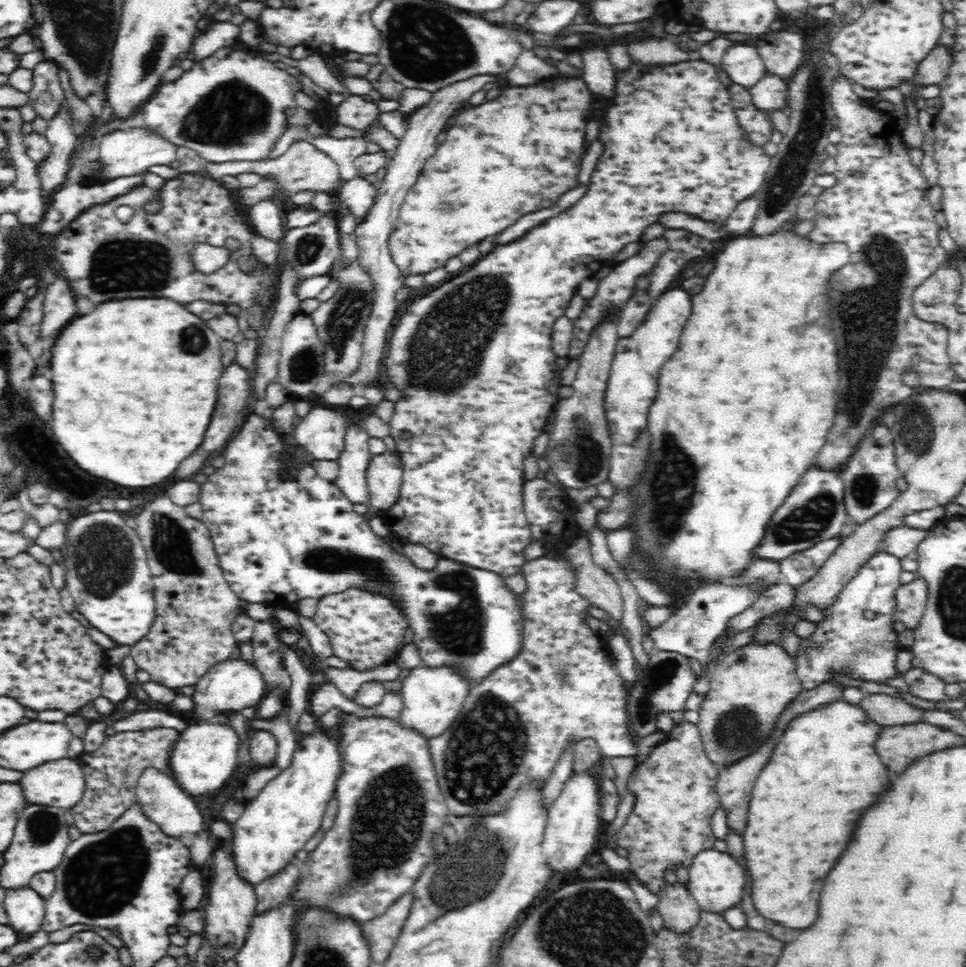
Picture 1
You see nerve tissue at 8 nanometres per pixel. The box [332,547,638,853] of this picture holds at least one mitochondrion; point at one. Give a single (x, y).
(492, 727)

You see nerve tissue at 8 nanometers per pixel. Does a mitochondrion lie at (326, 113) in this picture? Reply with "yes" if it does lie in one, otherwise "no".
no

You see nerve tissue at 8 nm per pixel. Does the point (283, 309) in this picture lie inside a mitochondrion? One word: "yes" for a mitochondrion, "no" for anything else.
no

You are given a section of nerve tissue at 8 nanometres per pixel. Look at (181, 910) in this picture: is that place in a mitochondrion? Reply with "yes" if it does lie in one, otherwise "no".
no

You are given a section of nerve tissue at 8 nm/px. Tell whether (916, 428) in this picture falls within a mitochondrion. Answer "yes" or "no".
yes

